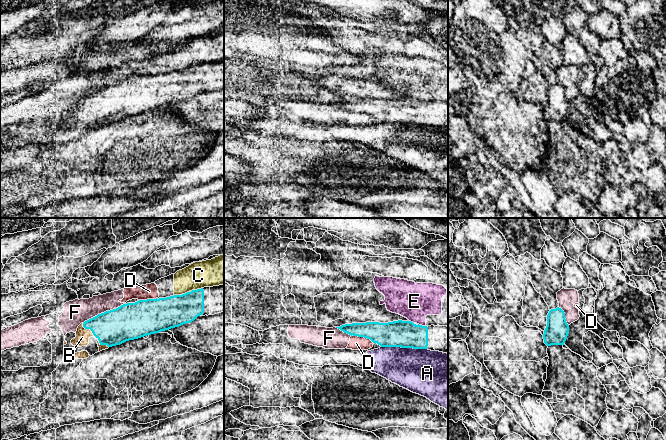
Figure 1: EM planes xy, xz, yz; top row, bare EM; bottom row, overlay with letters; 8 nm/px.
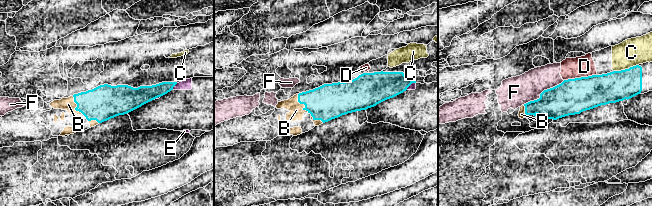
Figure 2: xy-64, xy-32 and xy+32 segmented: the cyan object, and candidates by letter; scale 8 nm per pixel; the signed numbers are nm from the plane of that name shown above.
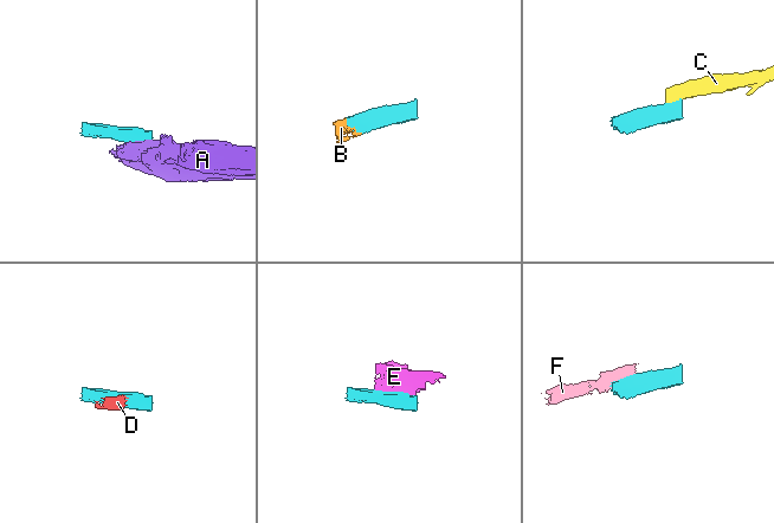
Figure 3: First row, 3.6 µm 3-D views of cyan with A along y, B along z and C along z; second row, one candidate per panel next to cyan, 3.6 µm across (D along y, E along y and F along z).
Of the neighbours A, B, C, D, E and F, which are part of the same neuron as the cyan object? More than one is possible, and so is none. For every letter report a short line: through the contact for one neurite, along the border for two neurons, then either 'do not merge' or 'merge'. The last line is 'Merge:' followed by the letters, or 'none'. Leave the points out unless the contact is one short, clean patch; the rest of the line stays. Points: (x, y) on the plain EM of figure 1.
A: xz (381, 122), (426, 125) | do not merge
B: xy (114, 103), (101, 104), (94, 111), (85, 110), (82, 113) | merge
C: xy (188, 67), (174, 71) | do not merge
D: xz (351, 111), (366, 113), (373, 119) | do not merge
E: do not merge
F: do not merge
Merge: B

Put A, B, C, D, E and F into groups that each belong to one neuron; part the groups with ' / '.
A / B / C D F / E

